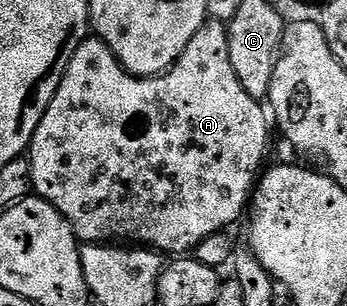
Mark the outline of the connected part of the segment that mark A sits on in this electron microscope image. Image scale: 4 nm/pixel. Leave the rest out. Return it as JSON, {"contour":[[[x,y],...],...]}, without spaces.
{"contour":[[[208,22],[204,24],[201,30],[197,30],[197,34],[193,34],[193,42],[189,42],[189,46],[181,54],[181,58],[177,58],[177,62],[166,72],[162,72],[159,76],[134,76],[132,72],[126,72],[123,64],[115,57],[113,50],[109,50],[109,46],[103,40],[98,38],[88,38],[81,42],[81,46],[77,46],[77,54],[73,54],[73,58],[69,62],[69,66],[65,70],[65,74],[61,78],[61,86],[57,86],[57,94],[53,94],[53,102],[49,102],[49,110],[41,118],[41,122],[37,126],[35,136],[31,139],[29,149],[29,163],[31,166],[31,187],[34,195],[40,196],[42,200],[48,200],[52,206],[59,211],[75,231],[75,238],[80,242],[89,244],[101,244],[104,242],[134,242],[139,246],[150,246],[152,249],[158,250],[160,253],[179,252],[175,254],[187,254],[190,250],[198,249],[201,242],[205,242],[205,238],[210,236],[218,236],[228,231],[230,224],[235,224],[239,219],[244,219],[245,213],[248,211],[249,205],[253,200],[253,193],[257,187],[257,181],[261,175],[261,169],[264,167],[263,159],[267,156],[267,120],[269,124],[269,116],[265,111],[264,105],[258,100],[254,100],[249,94],[245,94],[245,90],[241,86],[241,82],[237,82],[237,73],[233,71],[233,62],[229,62],[229,38],[227,37],[227,24],[223,22]]]}

